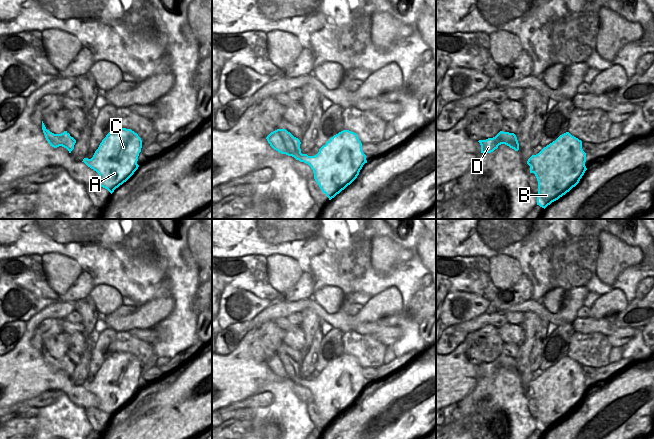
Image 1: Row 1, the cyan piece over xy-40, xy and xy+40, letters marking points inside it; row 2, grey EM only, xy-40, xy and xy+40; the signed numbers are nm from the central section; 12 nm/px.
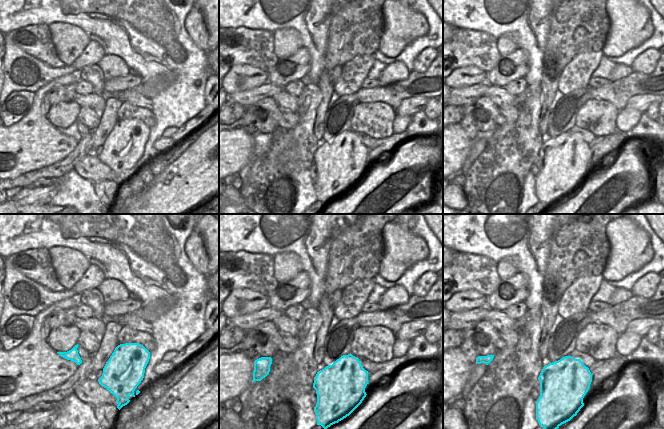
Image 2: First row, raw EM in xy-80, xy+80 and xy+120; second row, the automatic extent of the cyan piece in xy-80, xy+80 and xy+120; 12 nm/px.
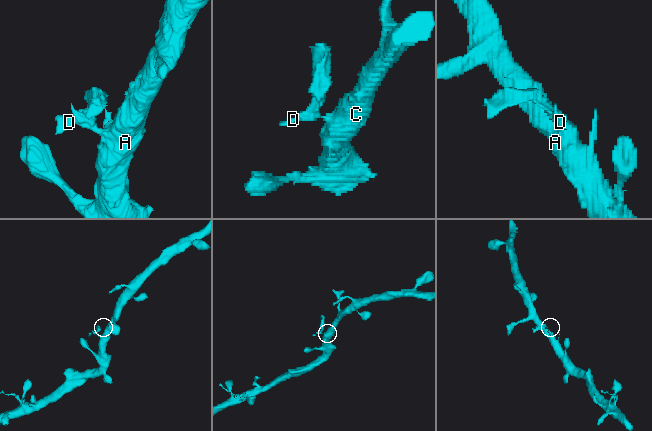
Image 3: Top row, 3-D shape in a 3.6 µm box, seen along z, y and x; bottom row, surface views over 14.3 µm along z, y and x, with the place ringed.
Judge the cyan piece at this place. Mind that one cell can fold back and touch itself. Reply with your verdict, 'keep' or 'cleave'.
cleave

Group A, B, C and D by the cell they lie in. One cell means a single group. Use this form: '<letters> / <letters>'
A B C / D

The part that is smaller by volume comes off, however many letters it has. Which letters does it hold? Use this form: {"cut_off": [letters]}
{"cut_off": ["D"]}

